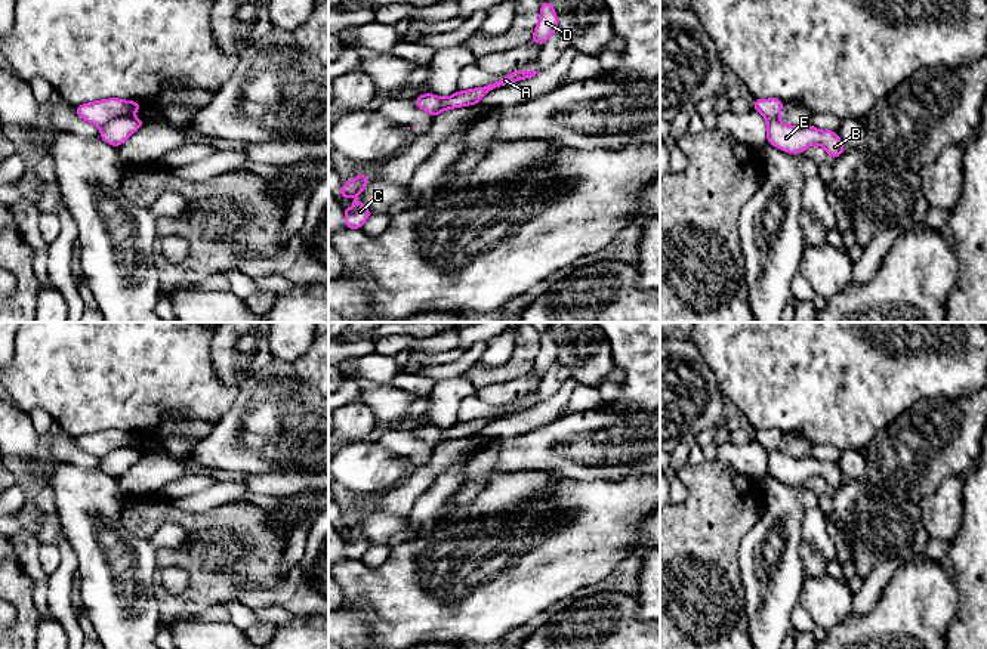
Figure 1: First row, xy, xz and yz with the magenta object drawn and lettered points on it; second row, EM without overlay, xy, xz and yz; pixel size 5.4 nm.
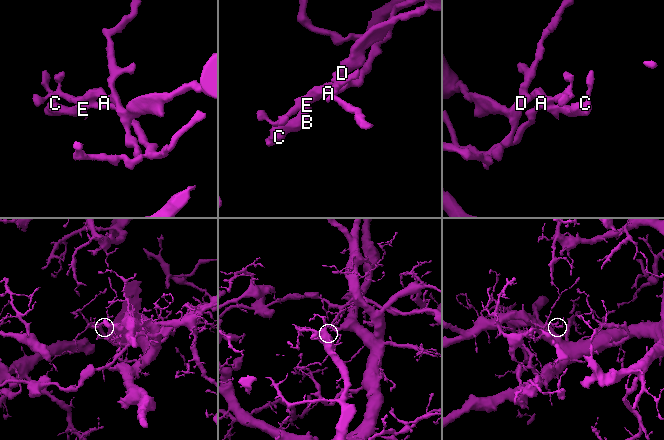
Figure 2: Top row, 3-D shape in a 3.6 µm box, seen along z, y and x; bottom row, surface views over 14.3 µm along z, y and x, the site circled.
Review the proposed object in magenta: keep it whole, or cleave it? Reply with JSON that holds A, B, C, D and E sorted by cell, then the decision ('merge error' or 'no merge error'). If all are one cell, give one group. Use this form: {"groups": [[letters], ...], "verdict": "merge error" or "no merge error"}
{"groups": [["A", "B", "C", "E"], ["D"]], "verdict": "merge error"}

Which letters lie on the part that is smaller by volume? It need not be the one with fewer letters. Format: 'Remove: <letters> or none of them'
Remove: A, B, C, E

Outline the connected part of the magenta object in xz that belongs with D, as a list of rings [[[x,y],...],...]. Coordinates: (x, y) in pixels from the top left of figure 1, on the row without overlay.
[[[549,331],[540,334],[540,347],[534,359],[531,373],[545,376],[558,362],[558,346]]]

